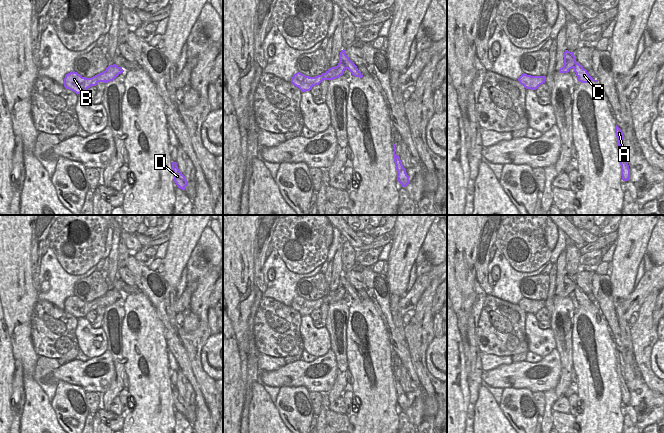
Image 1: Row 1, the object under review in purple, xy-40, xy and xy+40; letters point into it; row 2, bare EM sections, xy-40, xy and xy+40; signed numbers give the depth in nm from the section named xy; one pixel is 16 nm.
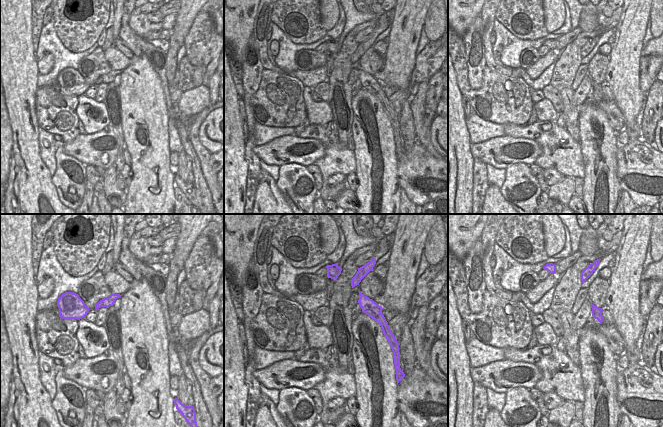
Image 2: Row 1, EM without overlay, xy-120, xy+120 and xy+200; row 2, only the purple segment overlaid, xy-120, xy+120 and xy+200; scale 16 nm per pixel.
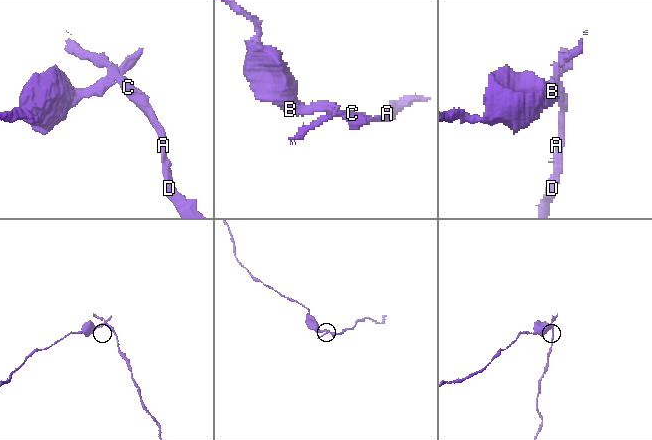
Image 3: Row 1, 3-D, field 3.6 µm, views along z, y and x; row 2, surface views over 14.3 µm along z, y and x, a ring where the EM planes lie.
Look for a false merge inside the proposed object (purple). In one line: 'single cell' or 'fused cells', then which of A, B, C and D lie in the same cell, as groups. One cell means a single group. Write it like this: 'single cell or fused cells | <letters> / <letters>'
fused cells | A C D / B

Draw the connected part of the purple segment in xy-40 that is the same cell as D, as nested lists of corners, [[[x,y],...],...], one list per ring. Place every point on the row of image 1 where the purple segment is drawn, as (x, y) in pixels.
[[[172,162],[172,169],[174,182],[176,183],[178,188],[184,191],[185,187],[188,185],[188,181],[185,179],[185,176],[179,171],[176,162]]]

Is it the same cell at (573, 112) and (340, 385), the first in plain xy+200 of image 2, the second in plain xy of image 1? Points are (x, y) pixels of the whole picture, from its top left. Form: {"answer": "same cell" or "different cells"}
{"answer": "same cell"}

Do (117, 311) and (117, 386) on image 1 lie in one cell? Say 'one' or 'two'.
one

